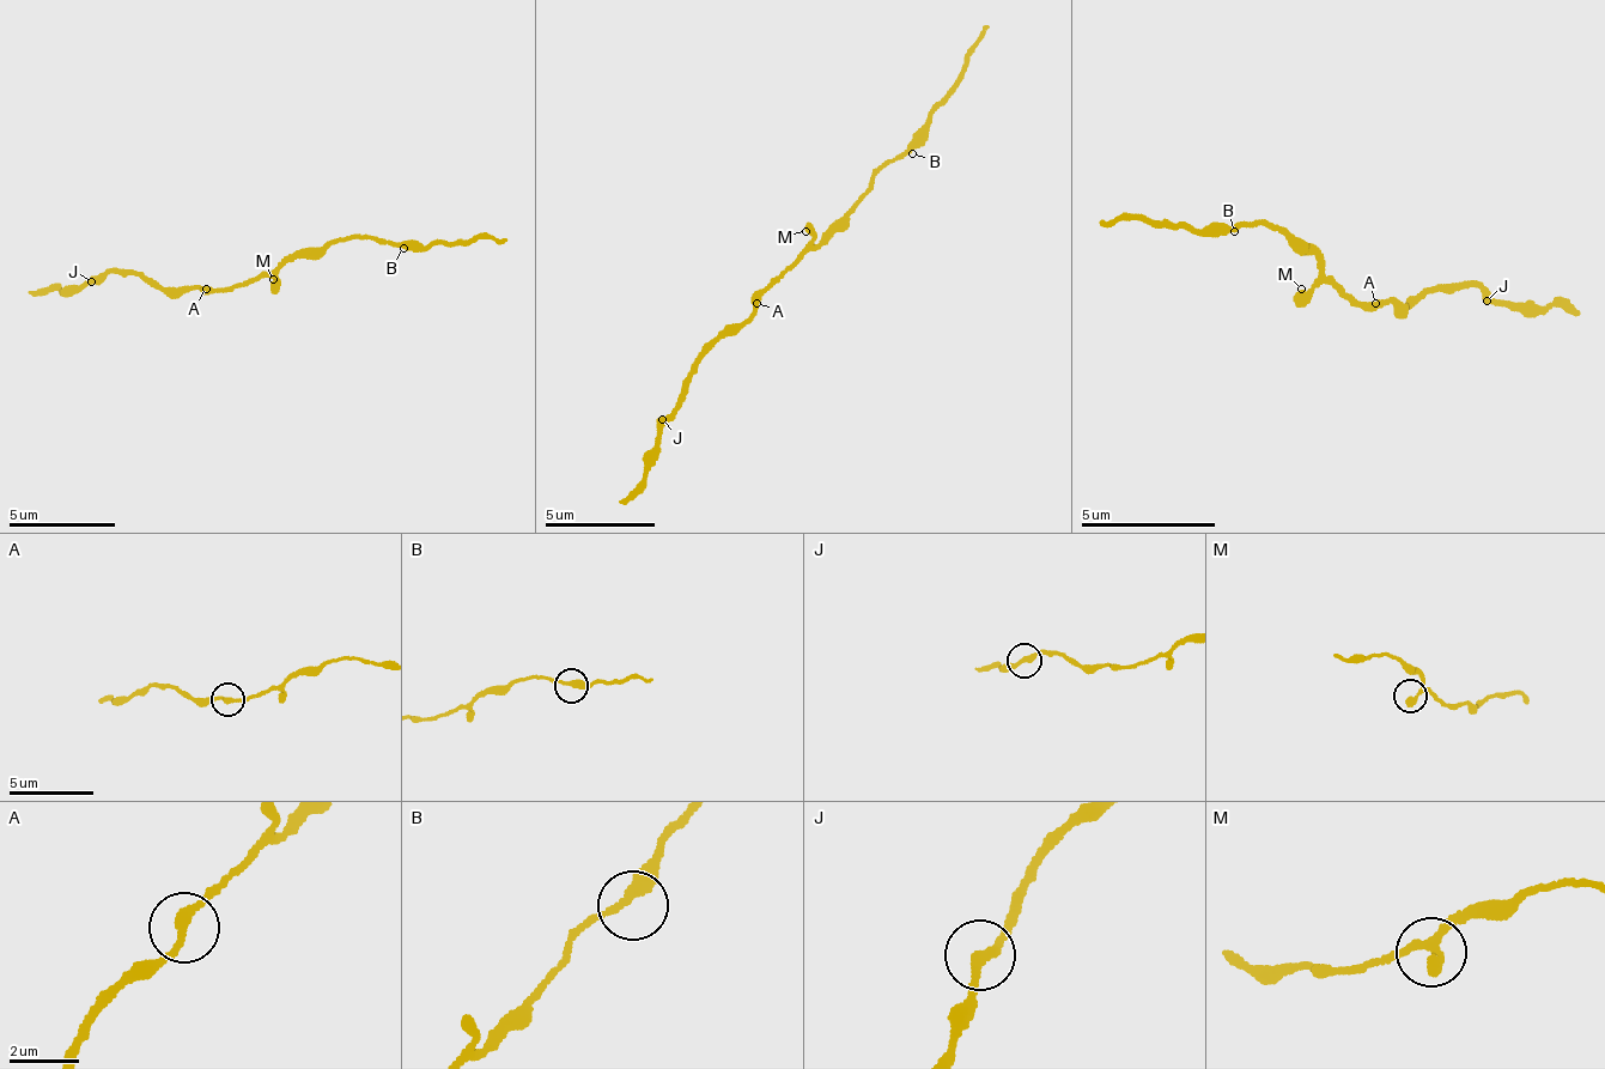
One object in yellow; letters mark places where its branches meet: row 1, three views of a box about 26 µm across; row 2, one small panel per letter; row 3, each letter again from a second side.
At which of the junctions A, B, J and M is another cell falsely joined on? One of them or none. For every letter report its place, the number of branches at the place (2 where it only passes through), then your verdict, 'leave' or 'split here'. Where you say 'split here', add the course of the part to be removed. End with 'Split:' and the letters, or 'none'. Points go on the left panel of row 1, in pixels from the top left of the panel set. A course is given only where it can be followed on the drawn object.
A: place (206, 289); branches 2; leave
B: place (403, 248); branches 2; leave
J: place (91, 281); branches 2; leave
M: place (273, 279); branches 2; leave
Split: none

